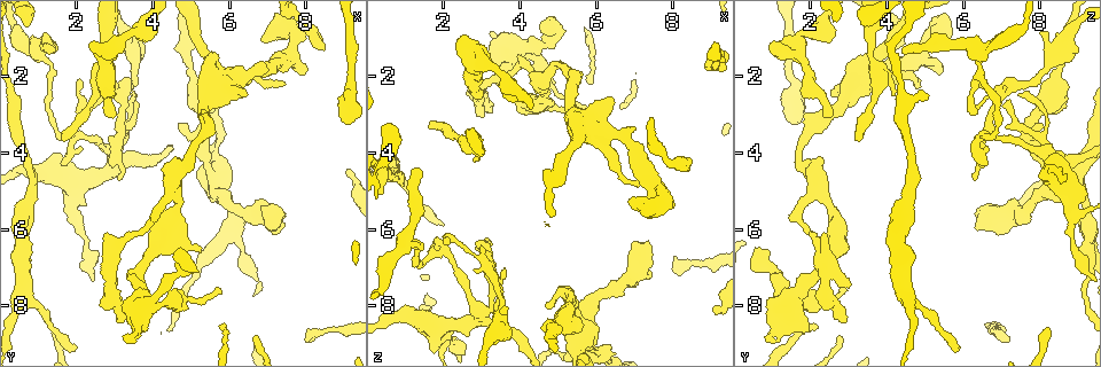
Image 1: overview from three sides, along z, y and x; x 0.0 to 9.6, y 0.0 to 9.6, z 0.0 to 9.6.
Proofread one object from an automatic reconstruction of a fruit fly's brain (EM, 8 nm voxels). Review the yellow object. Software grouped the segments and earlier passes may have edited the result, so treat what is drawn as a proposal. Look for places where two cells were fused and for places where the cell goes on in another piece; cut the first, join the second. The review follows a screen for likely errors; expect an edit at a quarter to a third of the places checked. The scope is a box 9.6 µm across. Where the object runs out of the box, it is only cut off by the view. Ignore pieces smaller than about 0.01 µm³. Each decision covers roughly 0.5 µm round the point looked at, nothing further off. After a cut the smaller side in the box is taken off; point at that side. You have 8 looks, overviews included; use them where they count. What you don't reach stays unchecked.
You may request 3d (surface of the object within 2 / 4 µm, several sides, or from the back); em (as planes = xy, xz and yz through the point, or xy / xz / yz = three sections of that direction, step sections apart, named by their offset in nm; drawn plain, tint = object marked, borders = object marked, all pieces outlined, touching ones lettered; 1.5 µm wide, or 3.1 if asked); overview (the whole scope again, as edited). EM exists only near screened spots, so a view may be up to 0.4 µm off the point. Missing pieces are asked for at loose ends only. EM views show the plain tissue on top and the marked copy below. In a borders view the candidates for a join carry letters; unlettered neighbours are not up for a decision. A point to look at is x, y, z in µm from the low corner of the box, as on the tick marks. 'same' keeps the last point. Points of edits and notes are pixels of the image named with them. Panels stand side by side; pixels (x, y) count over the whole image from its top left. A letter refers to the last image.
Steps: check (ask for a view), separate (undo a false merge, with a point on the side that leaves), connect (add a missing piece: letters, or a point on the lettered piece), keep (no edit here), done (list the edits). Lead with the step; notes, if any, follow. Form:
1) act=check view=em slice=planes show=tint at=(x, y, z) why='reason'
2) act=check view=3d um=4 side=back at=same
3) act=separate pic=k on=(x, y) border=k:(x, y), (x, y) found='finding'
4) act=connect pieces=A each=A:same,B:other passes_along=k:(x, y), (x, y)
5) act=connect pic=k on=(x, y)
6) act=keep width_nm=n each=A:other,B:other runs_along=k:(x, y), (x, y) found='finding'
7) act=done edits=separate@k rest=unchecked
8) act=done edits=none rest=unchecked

act=check view=3d um=4 at=(6.85, 1.10, 5.30) why='stops while still wide'

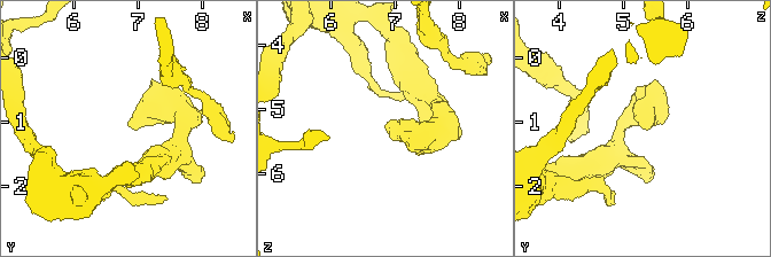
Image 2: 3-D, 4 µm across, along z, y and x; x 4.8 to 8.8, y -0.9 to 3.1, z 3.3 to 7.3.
act=check view=em slice=planes show=borders at=(6.80, 1.00, 5.25)

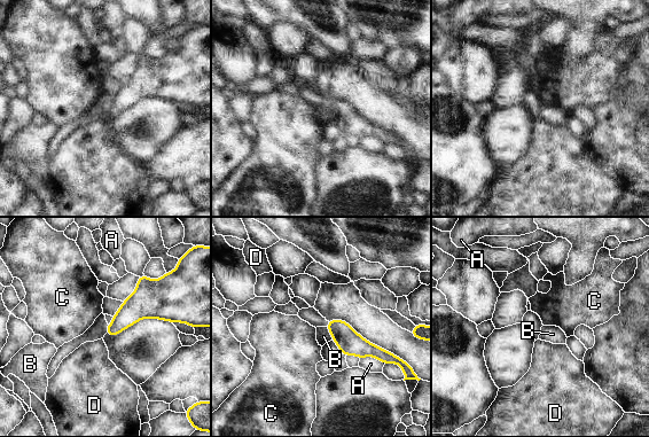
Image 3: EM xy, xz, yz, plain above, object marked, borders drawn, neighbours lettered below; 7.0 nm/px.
act=keep each=A:other,B:other,C:other,D:other border=3:(326, 327), (333, 340) found='none of them fits'

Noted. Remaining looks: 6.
act=check view=3d um=4 side=back at=(1.10, 1.45, 6.45) why='three-way junction'

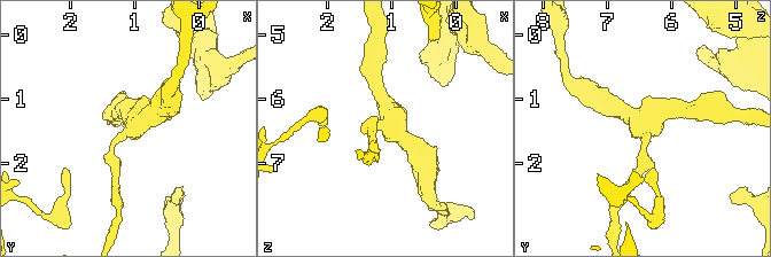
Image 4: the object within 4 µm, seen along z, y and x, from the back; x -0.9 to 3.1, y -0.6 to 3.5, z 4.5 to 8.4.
act=check view=em slice=xz step=4 show=tint at=(1.00, 1.45, 6.40)

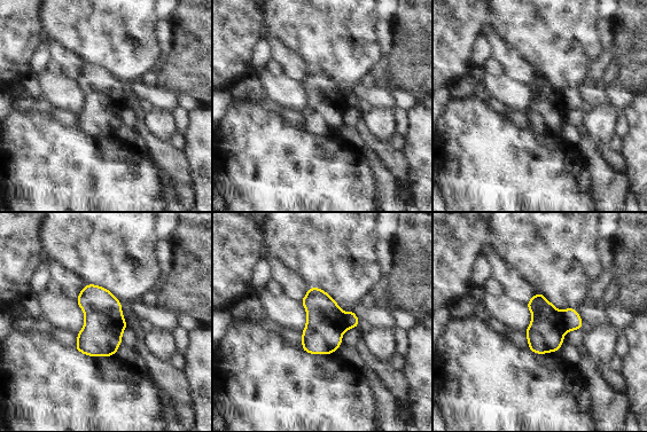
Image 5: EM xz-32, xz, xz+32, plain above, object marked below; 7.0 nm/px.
act=check view=em slice=planes show=borders at=same

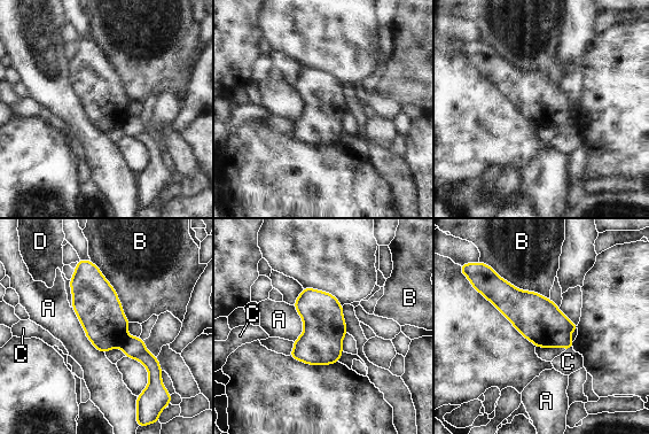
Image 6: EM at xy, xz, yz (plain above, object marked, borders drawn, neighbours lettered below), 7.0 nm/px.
act=separate pic=6 on=(133, 347) longest_contact=B:500nm each=A:other,B:other,C:other,D:other border=6:(128, 336), (120, 347) found='a second cell is stuck on'

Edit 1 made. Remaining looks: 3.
act=check view=overview

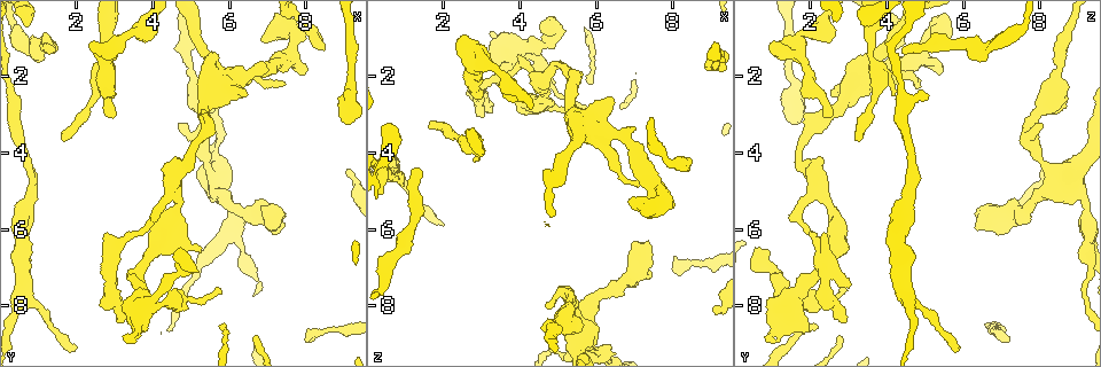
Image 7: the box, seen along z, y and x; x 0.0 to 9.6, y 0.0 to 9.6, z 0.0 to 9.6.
act=check view=em slice=xy step=4 show=tint at=(2.90, 3.00, 2.60) why='an open end'

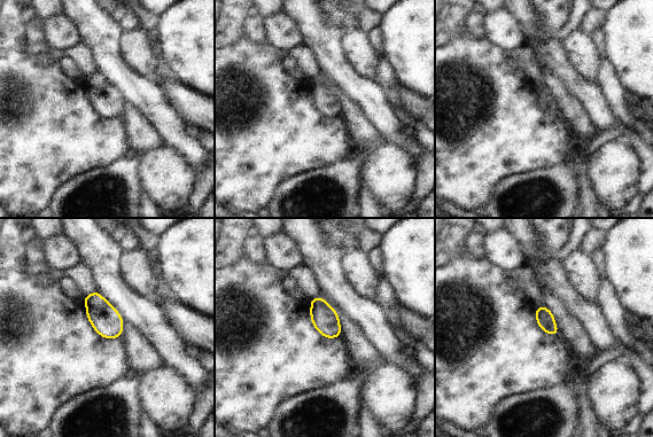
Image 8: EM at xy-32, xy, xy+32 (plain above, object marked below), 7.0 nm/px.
act=check view=em slice=planes show=borders at=same

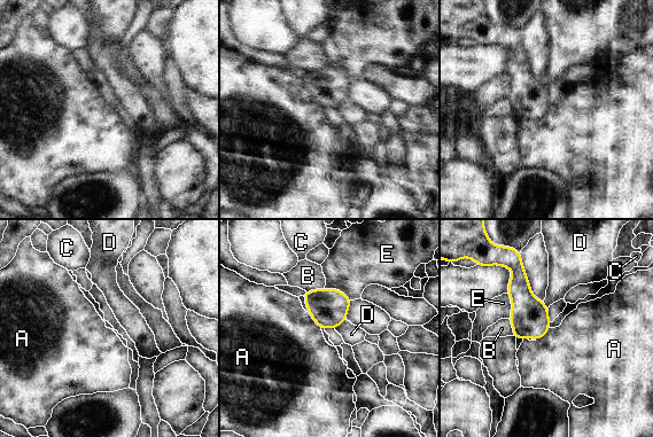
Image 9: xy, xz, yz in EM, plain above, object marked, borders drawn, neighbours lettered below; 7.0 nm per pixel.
act=keep each=A:other,B:other,C:other,D:other,E:other border=9:(549, 327), (547, 332), (536, 340) found='no lettered piece goes on from it'

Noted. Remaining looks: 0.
act=done edits=separate@6 rest=unchecked

